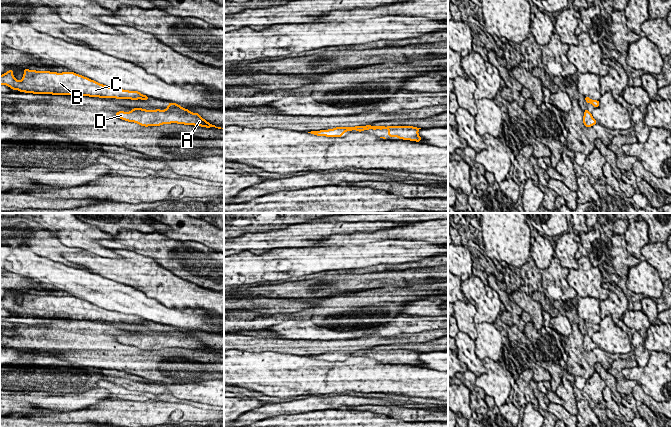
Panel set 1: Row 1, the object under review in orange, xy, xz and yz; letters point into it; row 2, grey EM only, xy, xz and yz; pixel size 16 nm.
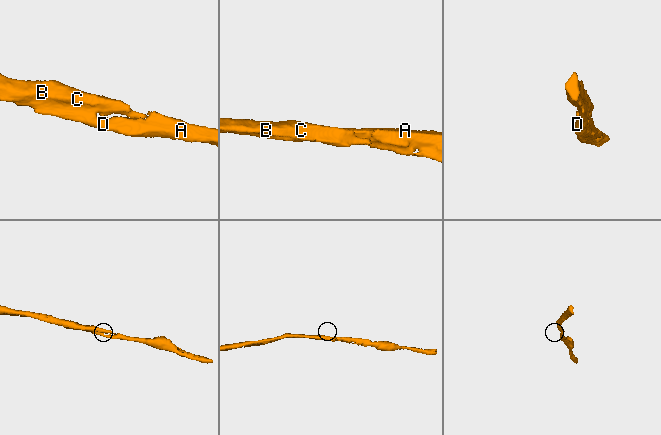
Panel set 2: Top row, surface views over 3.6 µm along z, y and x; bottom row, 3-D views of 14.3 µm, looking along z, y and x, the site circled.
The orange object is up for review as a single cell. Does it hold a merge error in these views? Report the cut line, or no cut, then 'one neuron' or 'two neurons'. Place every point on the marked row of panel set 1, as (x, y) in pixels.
cut none; one neuron

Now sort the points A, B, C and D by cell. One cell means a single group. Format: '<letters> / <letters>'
A B C D

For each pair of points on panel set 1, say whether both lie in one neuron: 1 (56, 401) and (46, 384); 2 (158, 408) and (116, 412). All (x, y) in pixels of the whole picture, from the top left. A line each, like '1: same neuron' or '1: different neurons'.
1: different neurons
2: same neuron

